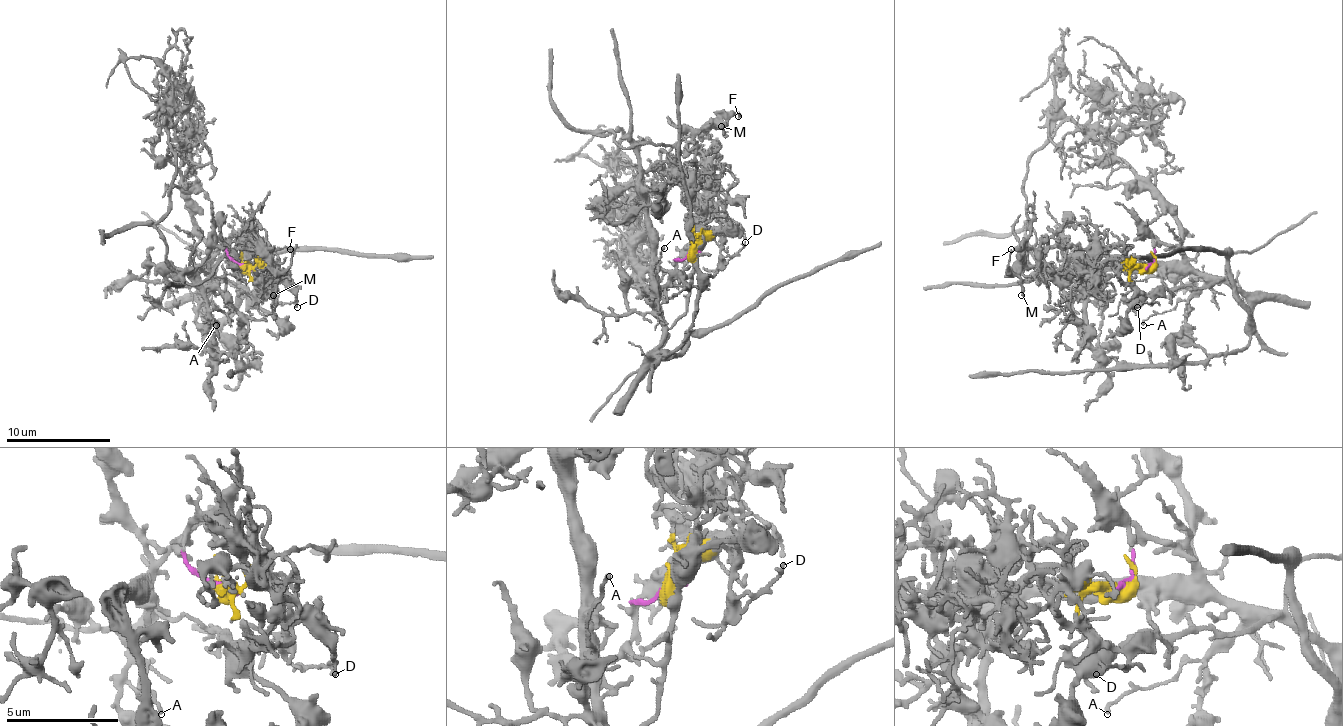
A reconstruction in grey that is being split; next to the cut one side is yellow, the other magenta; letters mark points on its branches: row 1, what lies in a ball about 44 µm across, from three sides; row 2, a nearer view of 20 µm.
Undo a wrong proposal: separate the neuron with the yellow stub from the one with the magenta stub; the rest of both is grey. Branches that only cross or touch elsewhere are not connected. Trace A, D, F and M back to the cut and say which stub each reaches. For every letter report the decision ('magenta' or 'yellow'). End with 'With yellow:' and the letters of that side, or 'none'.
A: magenta
D: yellow
F: yellow
M: yellow
With yellow: D, F, M

